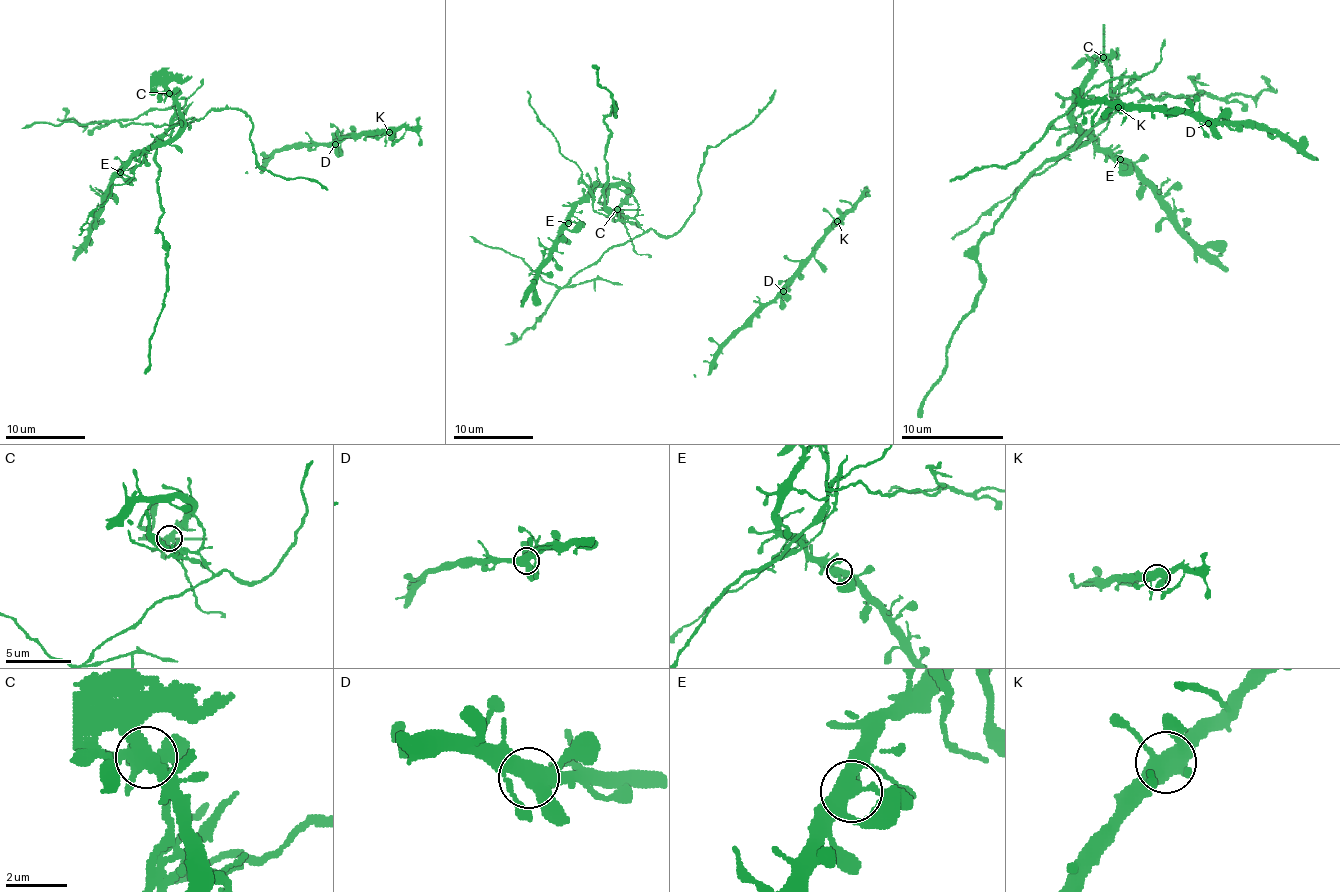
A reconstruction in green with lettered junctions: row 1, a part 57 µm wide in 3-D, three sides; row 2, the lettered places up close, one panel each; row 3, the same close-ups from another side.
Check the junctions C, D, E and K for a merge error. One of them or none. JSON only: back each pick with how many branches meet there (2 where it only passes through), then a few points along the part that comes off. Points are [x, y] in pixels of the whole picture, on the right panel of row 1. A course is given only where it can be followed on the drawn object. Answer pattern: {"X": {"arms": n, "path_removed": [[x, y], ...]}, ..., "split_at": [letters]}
{"C": {"arms": 7, "path_removed": [[1102, 56], [1110, 105], [1063, 154], [1038, 169], [979, 244], [976, 308], [958, 326], [940, 380], [917, 416]]}, "split_at": ["C"]}

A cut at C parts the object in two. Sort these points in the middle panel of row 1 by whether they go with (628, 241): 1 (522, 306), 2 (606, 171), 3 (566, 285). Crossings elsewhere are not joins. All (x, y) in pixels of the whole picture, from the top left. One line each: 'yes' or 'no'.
1: no
2: yes
3: yes

